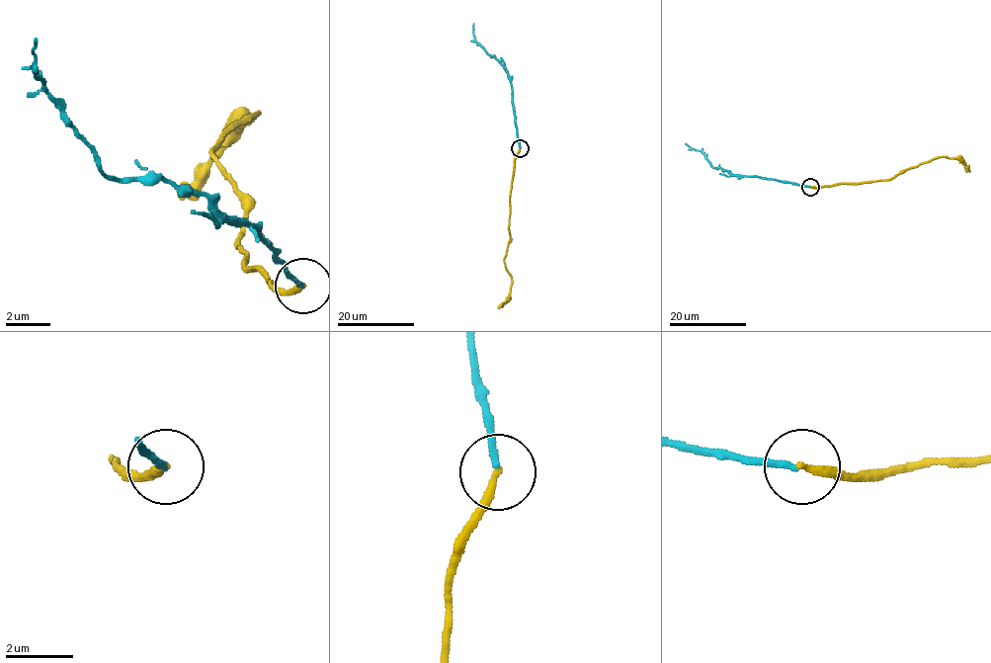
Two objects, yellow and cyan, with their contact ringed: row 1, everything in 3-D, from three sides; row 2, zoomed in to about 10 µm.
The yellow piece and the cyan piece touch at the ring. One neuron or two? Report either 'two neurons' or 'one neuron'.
two neurons

